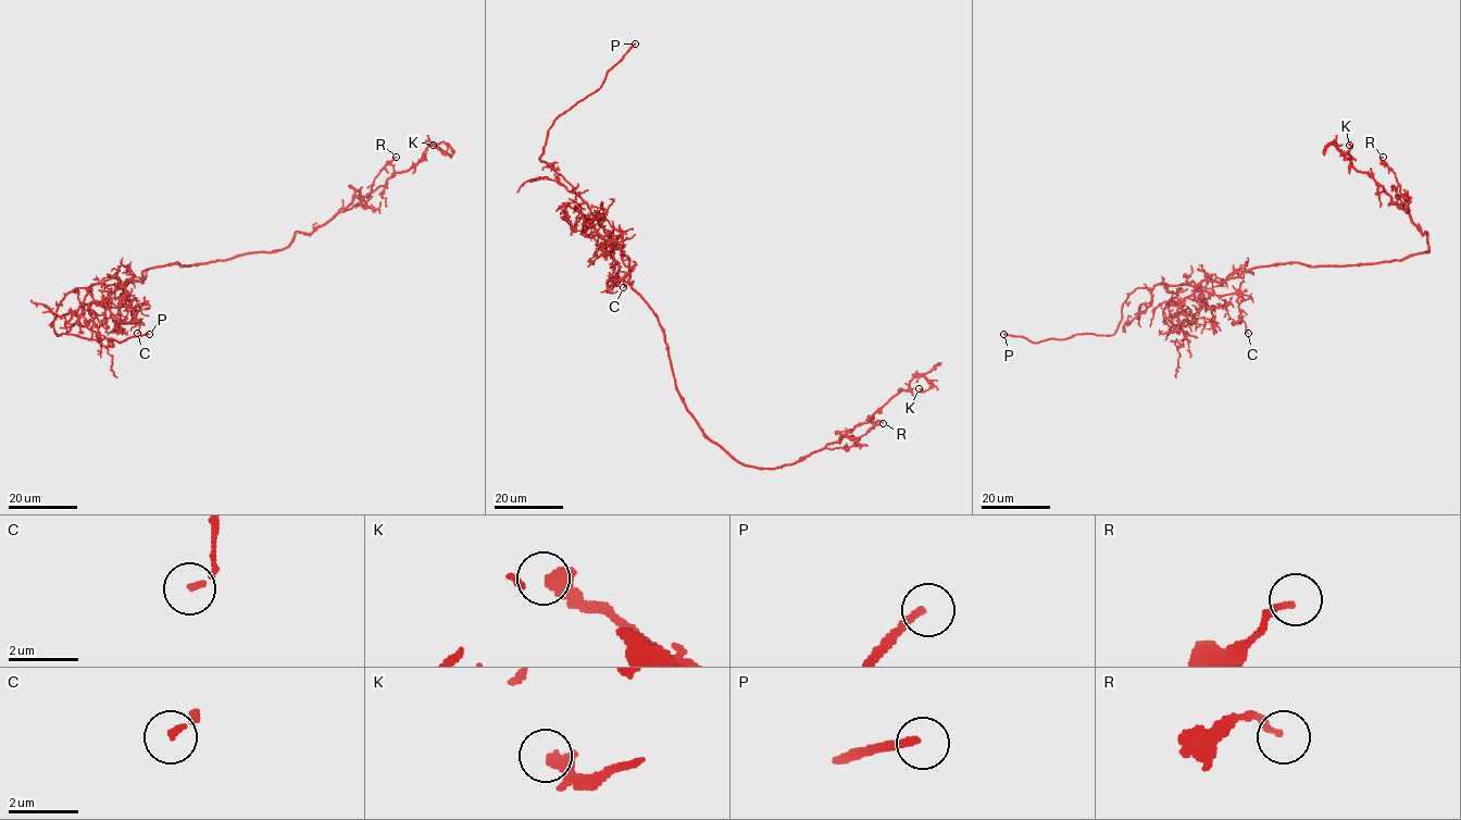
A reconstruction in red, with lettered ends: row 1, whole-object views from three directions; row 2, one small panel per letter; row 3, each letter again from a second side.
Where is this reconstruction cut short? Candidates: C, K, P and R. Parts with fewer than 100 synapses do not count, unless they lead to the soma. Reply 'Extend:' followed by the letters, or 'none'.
Extend: P

